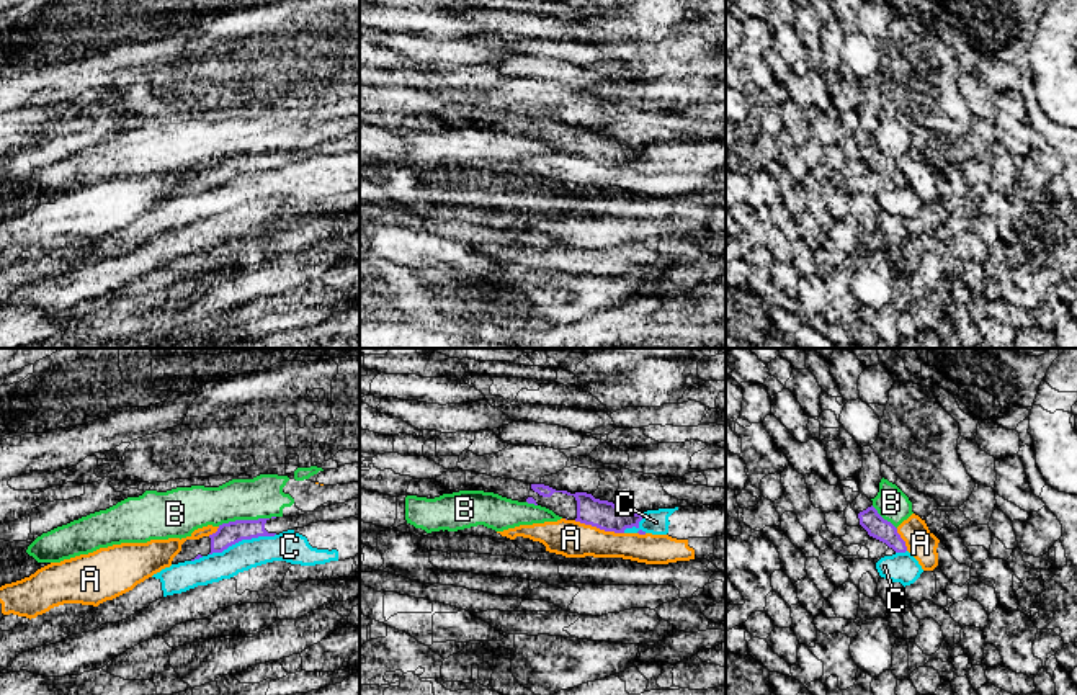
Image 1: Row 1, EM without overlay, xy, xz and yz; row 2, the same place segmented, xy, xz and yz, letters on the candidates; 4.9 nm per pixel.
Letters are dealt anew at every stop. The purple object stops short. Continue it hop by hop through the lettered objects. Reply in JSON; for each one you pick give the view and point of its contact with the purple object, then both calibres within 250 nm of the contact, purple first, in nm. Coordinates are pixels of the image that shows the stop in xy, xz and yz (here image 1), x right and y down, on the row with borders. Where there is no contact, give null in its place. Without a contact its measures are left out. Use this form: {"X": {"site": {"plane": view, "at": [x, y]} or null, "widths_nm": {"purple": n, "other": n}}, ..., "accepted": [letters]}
{"accepted": []}

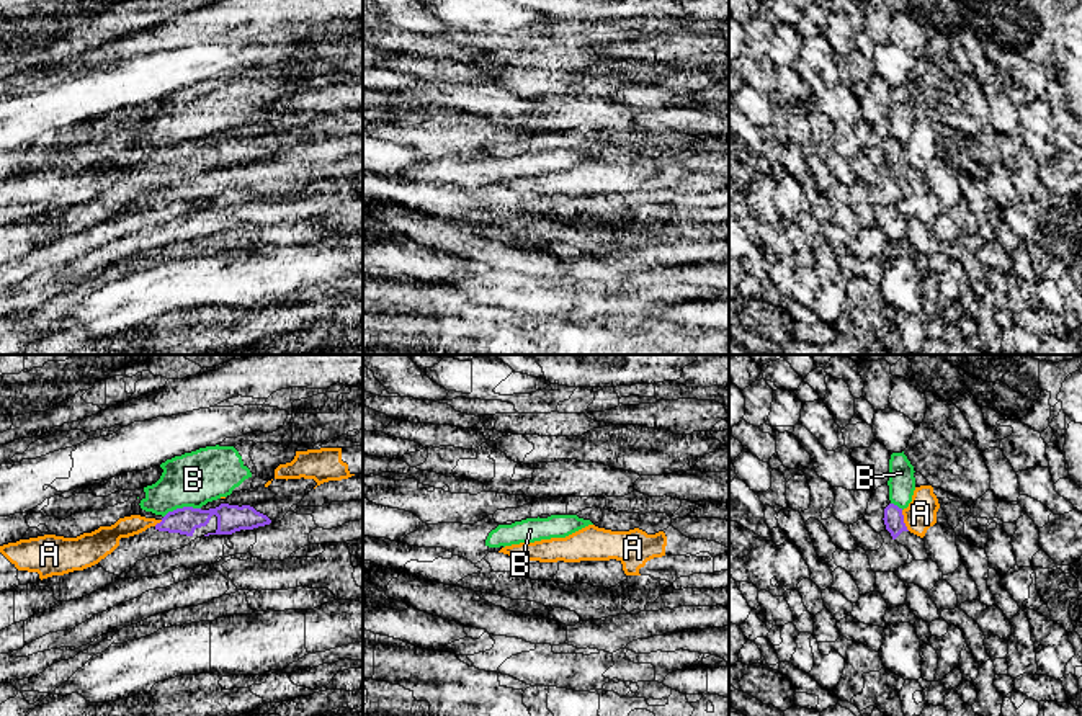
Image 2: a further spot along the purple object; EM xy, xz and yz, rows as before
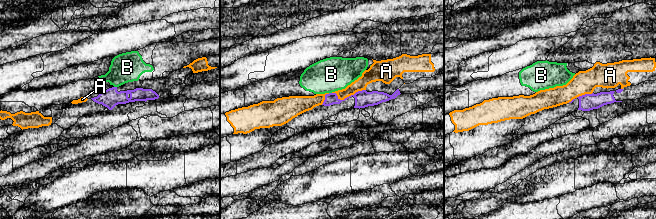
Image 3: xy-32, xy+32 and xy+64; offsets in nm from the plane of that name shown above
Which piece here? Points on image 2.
{"accepted": []}

